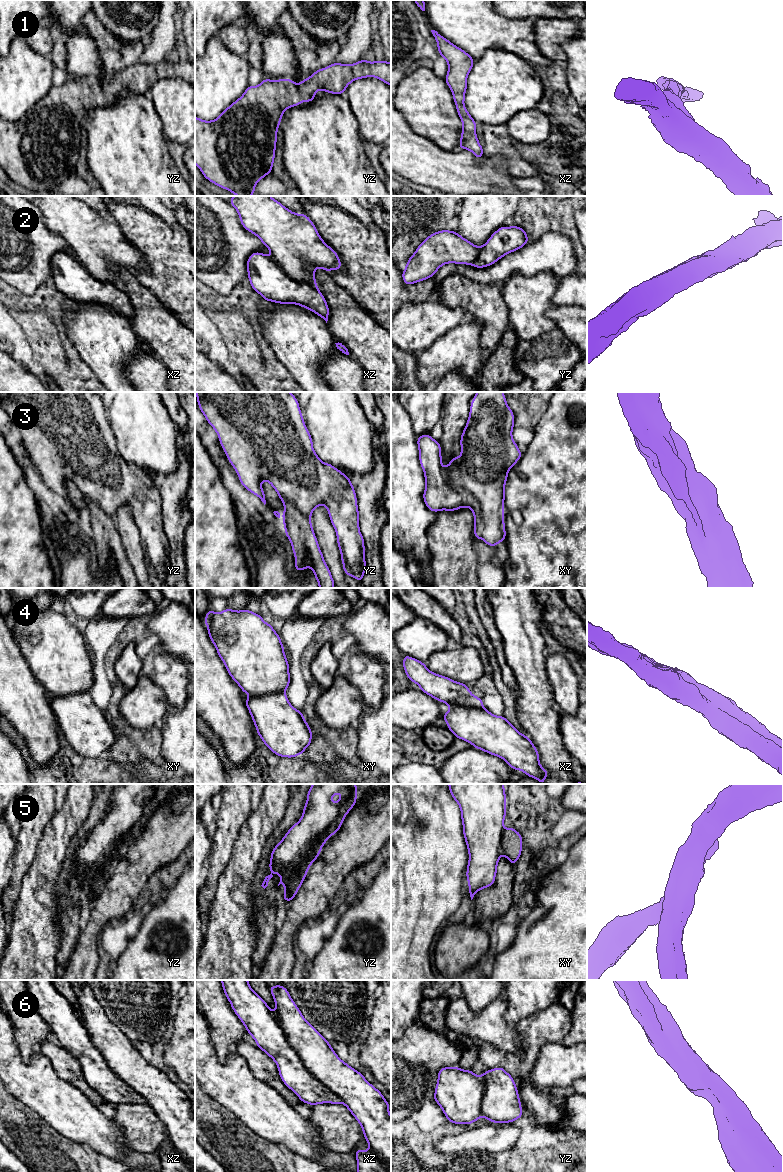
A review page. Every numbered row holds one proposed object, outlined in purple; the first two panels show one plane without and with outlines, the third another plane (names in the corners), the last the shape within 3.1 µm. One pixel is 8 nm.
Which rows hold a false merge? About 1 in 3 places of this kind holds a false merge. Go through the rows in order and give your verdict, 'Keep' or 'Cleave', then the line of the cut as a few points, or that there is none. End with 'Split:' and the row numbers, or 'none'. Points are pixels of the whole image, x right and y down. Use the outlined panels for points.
1: Keep. No split
2: Keep. No split
3: Keep. No split
4: Keep. No split
5: Keep. No split
6: Keep. No split
Split: none

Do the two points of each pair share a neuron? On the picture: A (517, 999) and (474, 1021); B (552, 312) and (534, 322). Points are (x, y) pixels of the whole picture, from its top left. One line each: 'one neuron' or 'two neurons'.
A: two neurons
B: two neurons

